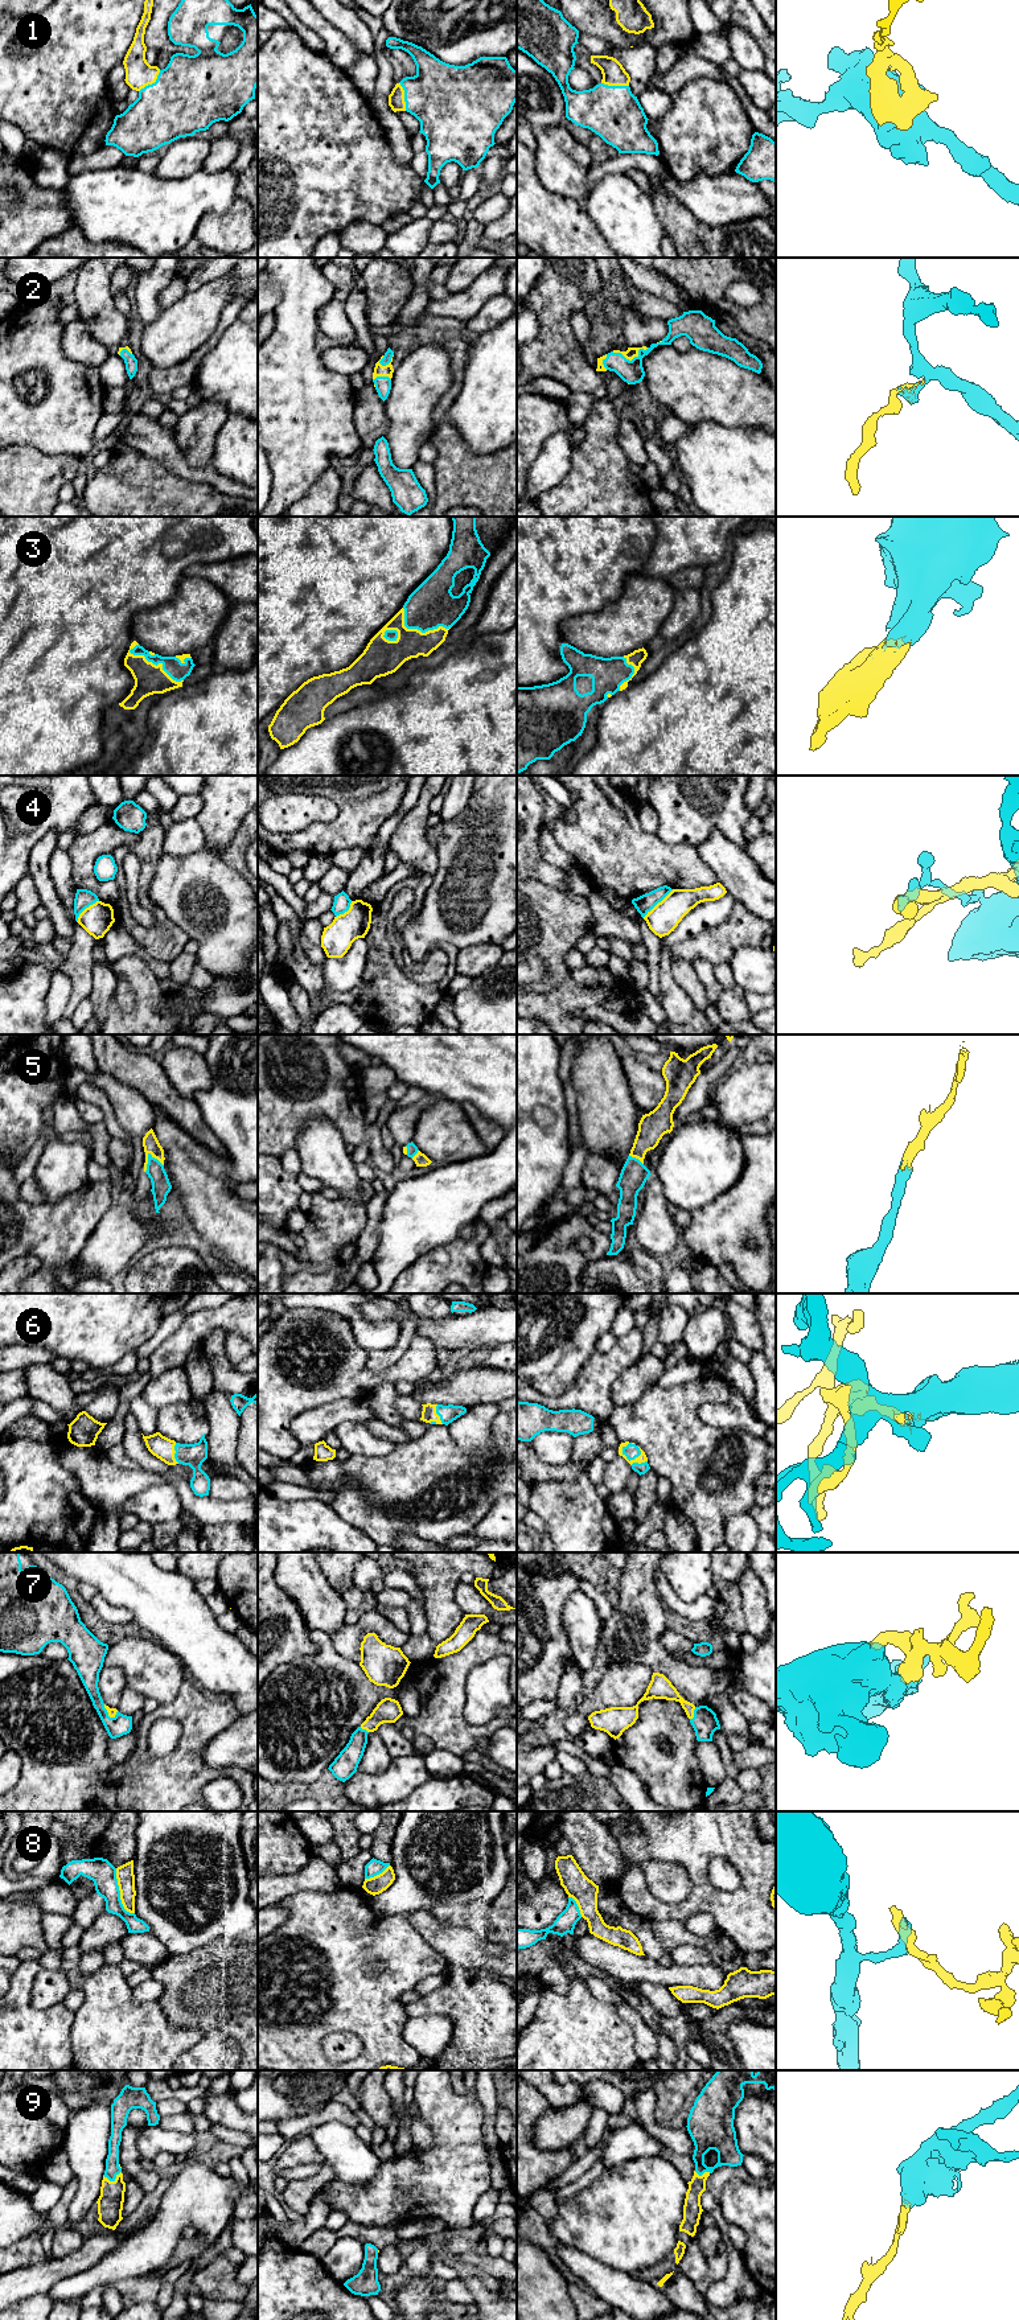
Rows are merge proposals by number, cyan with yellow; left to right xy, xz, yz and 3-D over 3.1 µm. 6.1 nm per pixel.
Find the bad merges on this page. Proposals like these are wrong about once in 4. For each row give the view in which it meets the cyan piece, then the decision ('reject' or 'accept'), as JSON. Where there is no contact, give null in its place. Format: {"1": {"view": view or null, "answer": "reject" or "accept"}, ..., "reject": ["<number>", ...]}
{"1": {"view": "xy", "answer": "accept"}, "2": {"view": "yz", "answer": "accept"}, "3": {"view": "xy", "answer": "accept"}, "4": {"view": "yz", "answer": "reject"}, "5": {"view": "xy", "answer": "accept"}, "6": {"view": "yz", "answer": "accept"}, "7": {"view": "yz", "answer": "accept"}, "8": {"view": "xy", "answer": "reject"}, "9": {"view": "xy", "answer": "accept"}, "reject": ["4", "8"]}

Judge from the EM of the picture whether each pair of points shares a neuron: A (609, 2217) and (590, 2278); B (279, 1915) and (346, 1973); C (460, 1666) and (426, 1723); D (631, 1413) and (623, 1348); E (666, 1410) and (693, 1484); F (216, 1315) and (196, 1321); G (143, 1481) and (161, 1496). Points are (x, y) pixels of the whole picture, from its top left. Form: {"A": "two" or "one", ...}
{"A": "two", "B": "two", "C": "one", "D": "two", "E": "one", "F": "one", "G": "two"}

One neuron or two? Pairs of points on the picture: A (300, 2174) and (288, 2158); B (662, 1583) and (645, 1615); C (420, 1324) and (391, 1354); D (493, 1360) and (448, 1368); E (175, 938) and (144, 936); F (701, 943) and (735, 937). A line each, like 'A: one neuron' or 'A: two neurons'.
A: two neurons
B: two neurons
C: two neurons
D: one neuron
E: one neuron
F: one neuron

